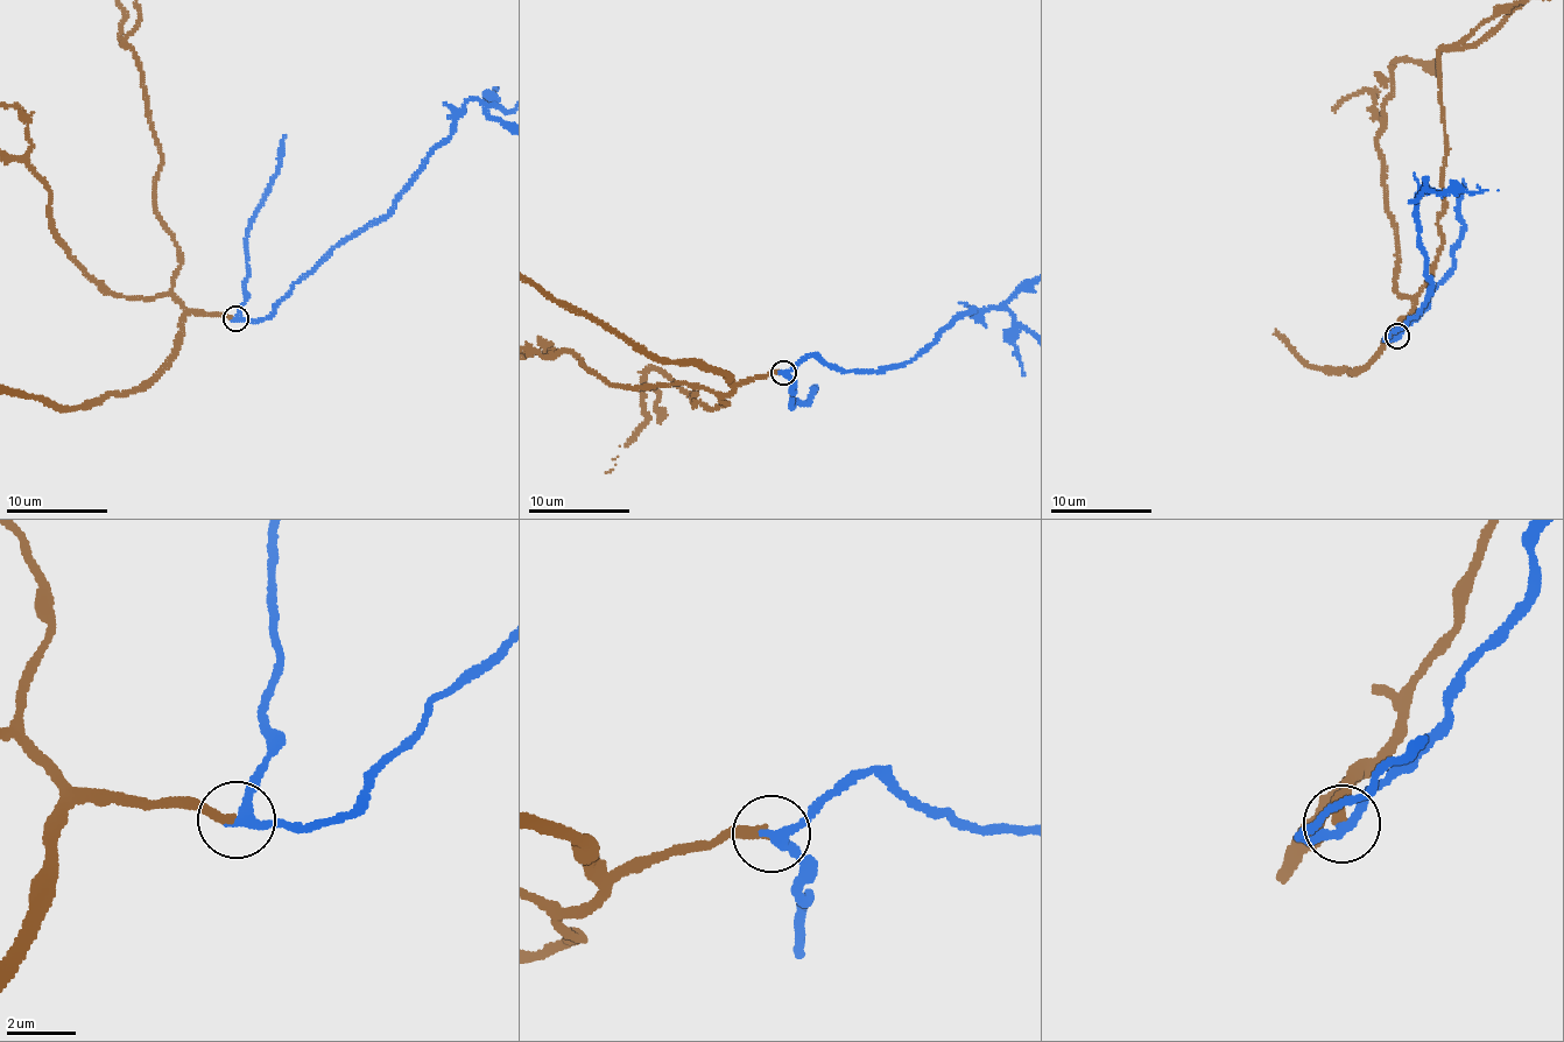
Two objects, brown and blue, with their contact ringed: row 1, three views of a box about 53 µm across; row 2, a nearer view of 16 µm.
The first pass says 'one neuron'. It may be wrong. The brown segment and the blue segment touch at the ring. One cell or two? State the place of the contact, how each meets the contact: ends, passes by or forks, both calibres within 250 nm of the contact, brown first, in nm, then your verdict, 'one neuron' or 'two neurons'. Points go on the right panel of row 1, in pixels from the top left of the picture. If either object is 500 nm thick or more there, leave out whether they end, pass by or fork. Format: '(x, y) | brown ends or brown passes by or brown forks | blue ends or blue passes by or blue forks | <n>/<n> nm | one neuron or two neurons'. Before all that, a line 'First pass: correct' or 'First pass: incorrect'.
First pass: correct
(1396, 336) | brown ends | blue passes by | 240/240 nm | one neuron

